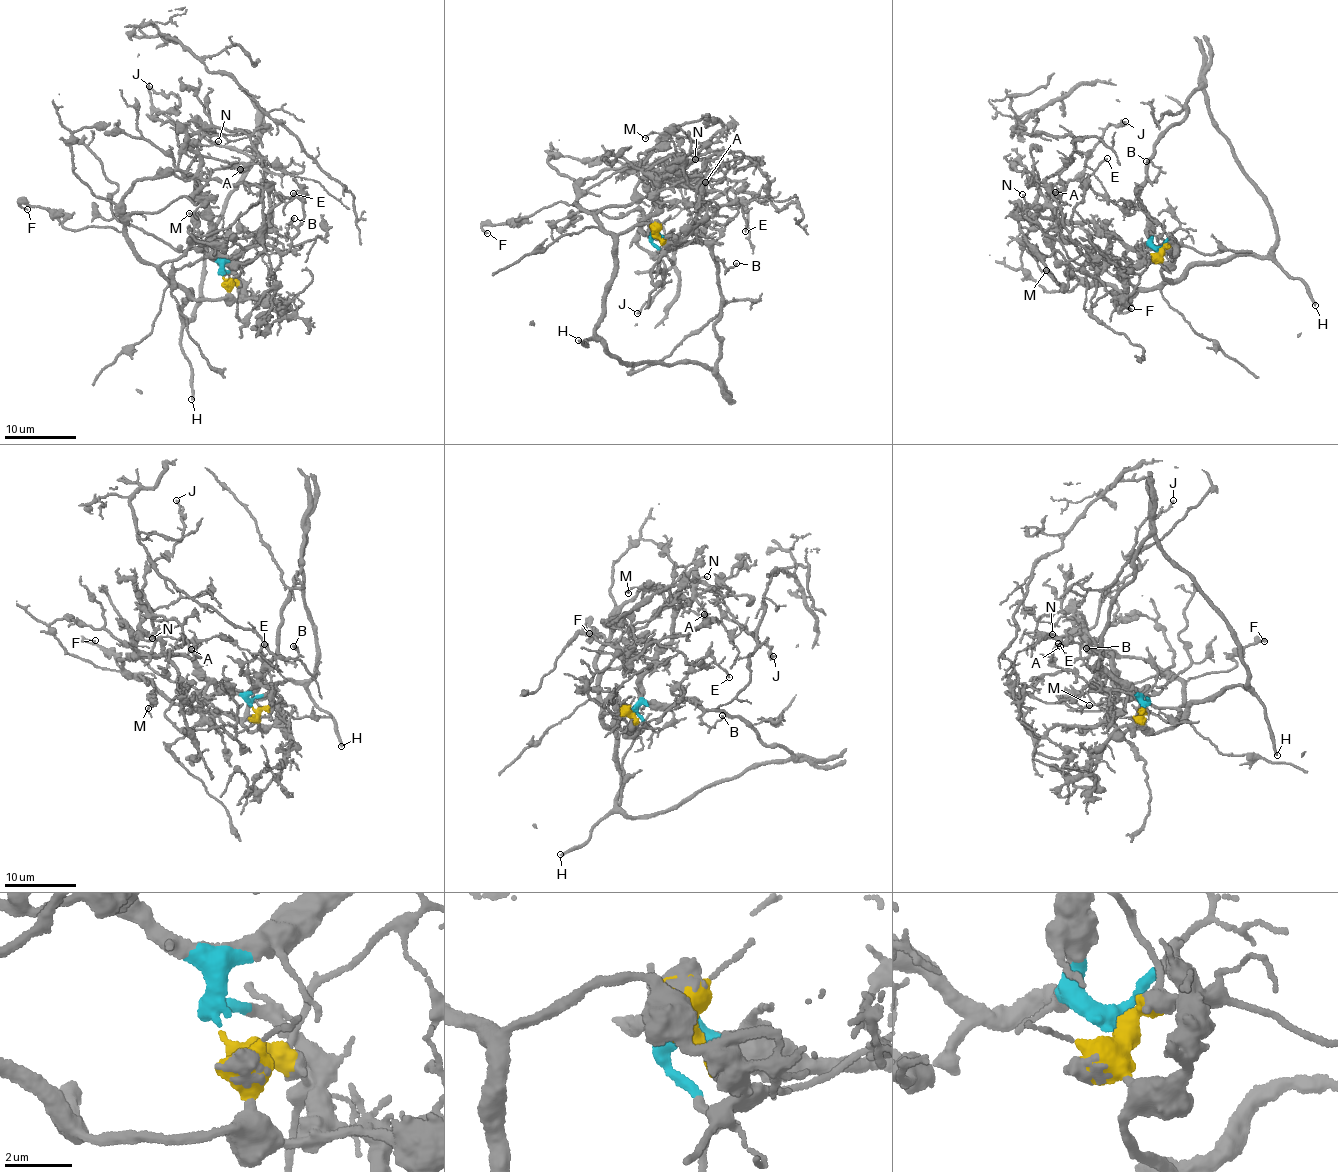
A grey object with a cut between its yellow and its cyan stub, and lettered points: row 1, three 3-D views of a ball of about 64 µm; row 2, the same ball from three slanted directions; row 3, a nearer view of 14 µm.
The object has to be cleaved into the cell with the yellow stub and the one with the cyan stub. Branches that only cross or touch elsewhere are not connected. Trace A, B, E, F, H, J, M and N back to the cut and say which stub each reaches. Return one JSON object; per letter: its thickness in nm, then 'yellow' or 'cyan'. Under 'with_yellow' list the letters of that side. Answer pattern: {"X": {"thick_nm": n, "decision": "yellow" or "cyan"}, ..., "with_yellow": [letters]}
{"A": {"thick_nm": 200, "decision": "cyan"}, "B": {"thick_nm": 110, "decision": "cyan"}, "E": {"thick_nm": 100, "decision": "cyan"}, "F": {"thick_nm": 100, "decision": "yellow"}, "H": {"thick_nm": 220, "decision": "yellow"}, "J": {"thick_nm": 120, "decision": "cyan"}, "M": {"thick_nm": 70, "decision": "yellow"}, "N": {"thick_nm": 110, "decision": "cyan"}, "with_yellow": ["F", "H", "M"]}

